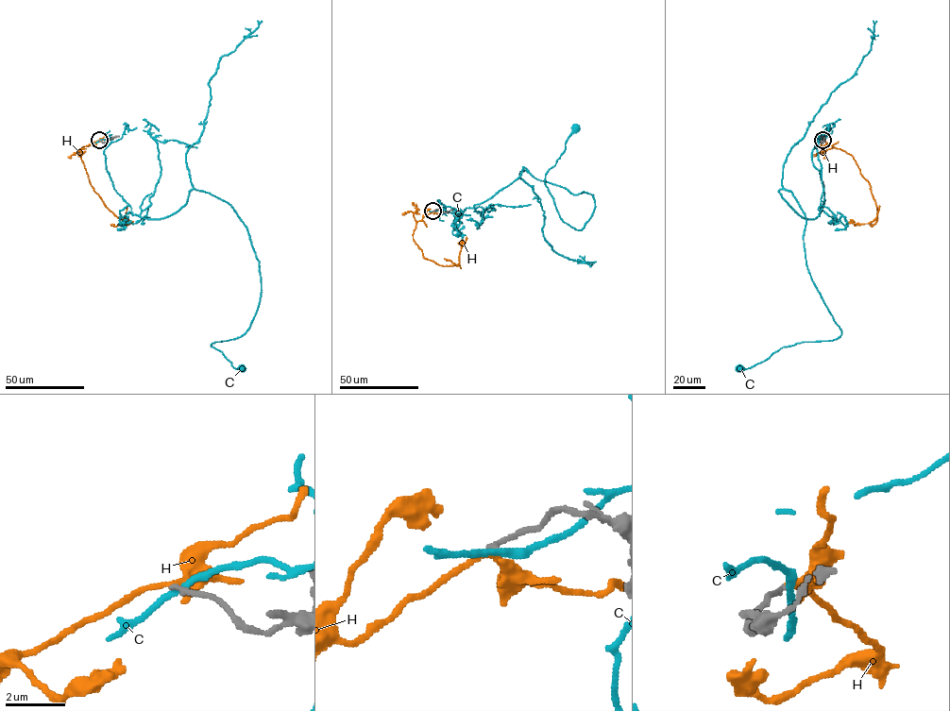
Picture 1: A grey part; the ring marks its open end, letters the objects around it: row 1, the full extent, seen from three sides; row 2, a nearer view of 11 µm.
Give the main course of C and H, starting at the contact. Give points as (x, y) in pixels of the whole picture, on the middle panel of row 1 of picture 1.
C: (432, 211), (472, 208), (524, 167), (592, 194), (580, 230), (545, 182), (576, 127)
H: (432, 211), (416, 222), (413, 234), (424, 258), (439, 264), (455, 265), (459, 262), (461, 243)

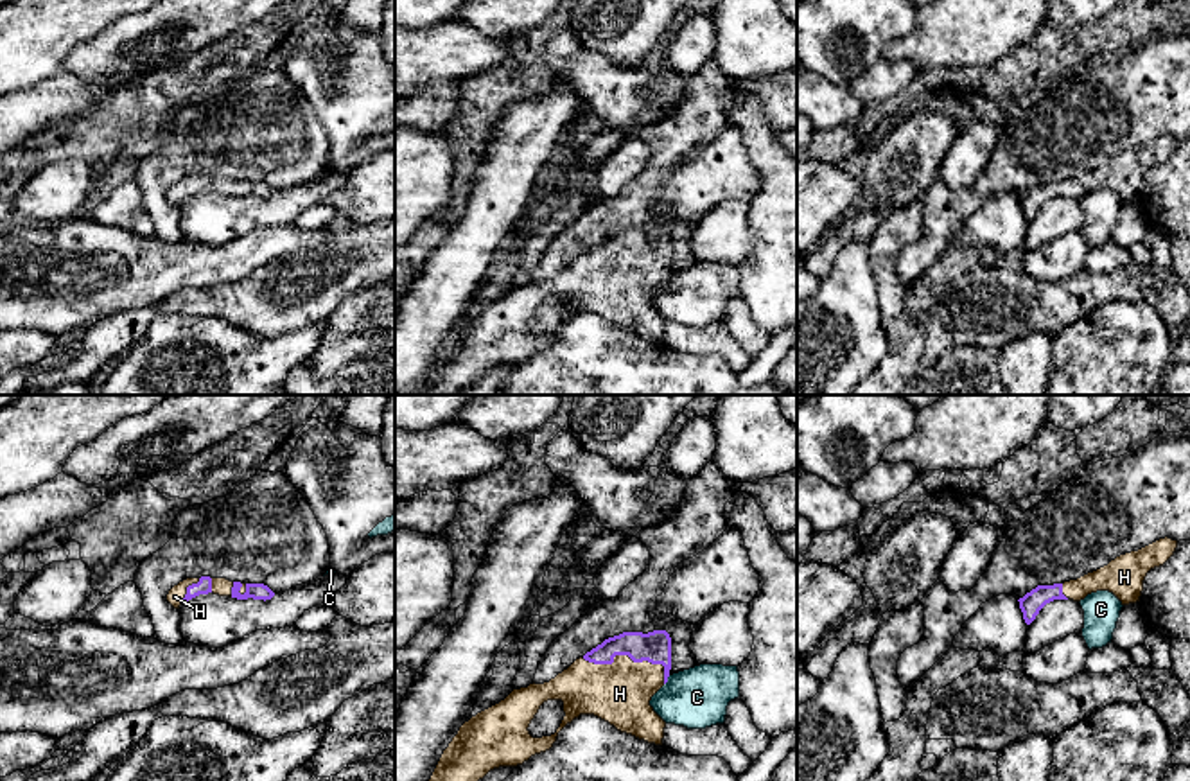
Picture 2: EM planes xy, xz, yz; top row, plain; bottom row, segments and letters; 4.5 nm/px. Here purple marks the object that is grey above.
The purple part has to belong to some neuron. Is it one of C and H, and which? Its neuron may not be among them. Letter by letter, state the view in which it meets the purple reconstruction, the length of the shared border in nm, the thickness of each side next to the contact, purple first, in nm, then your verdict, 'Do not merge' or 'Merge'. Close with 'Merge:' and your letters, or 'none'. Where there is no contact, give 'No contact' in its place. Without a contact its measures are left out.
C: Touches purple in xz. Shared border 50 nm. Thickness 140 nm (purple) against 260 nm. Do not merge
H: Touches purple in xz. Shared border 400 nm. Thickness 140 nm (purple) against 280 nm. Merge
Merge: H

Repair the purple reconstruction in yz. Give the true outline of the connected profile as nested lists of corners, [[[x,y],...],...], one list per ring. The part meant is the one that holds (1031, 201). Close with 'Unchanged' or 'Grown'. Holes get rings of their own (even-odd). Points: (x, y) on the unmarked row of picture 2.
[[[1165,135],[1138,149],[1120,153],[1107,163],[1077,178],[1037,183],[1018,197],[1023,217],[1030,223],[1046,201],[1068,196],[1081,199],[1097,189],[1113,190],[1122,203],[1136,201],[1140,199],[1147,171],[1163,163],[1174,153],[1176,145],[1177,138]]]. Grown

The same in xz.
[[[666,228],[605,237],[549,280],[513,287],[465,320],[422,395],[456,395],[494,366],[522,363],[549,348],[558,330],[580,312],[594,312],[621,330],[662,343],[666,320],[650,298],[668,280],[669,268]],[[547,298],[562,298],[565,314],[555,332],[533,336],[528,325]]]. Grown

